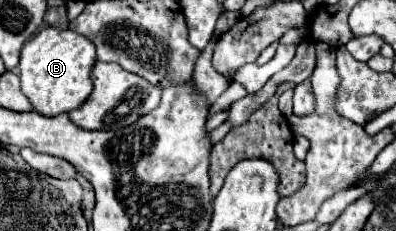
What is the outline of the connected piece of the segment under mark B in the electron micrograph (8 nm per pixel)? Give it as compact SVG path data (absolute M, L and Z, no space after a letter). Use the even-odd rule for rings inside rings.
M45 27L21 49L19 77L25 97L33 109L45 117L55 117L77 109L93 91L91 69L95 65L95 45L71 29Z

